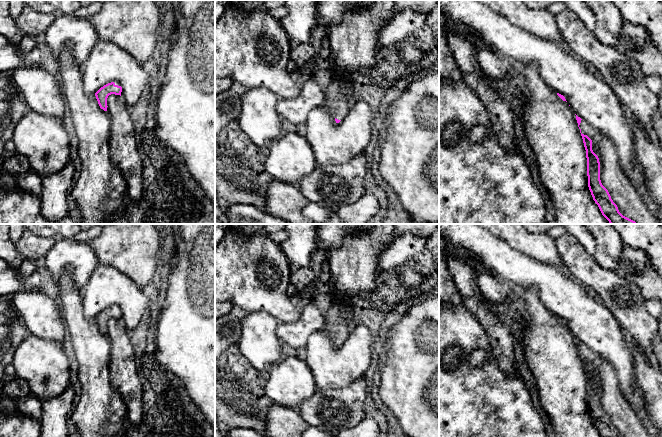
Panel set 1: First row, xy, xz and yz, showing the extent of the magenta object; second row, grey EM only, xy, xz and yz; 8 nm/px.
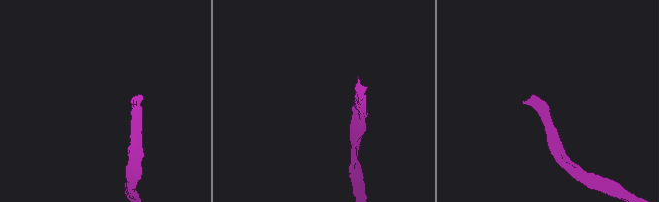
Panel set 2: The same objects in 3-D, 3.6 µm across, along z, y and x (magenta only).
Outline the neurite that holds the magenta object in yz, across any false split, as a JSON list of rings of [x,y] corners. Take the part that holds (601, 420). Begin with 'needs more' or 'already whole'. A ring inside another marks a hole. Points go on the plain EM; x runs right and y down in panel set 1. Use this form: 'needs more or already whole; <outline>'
already whole; [[[582,357],[581,360],[586,374],[588,411],[593,424],[601,437],[620,437],[608,414],[601,407],[600,386],[598,380],[592,374],[592,364]]]

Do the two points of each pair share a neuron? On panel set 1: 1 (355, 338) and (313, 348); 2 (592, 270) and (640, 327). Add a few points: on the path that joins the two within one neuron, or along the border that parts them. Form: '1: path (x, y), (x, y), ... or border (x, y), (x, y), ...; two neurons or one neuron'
1: path (345, 348), (339, 354), (323, 354); one neuron
2: path (604, 284), (614, 298), (629, 313); one neuron

